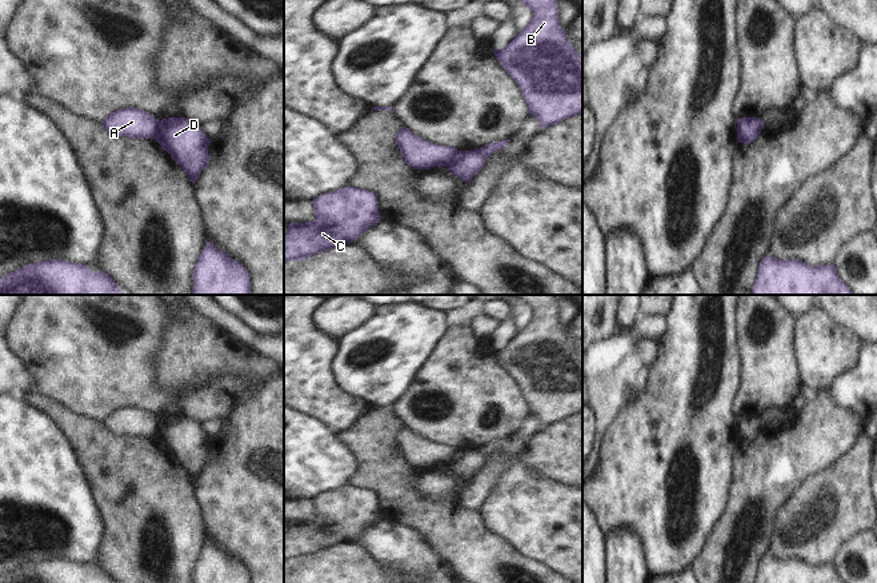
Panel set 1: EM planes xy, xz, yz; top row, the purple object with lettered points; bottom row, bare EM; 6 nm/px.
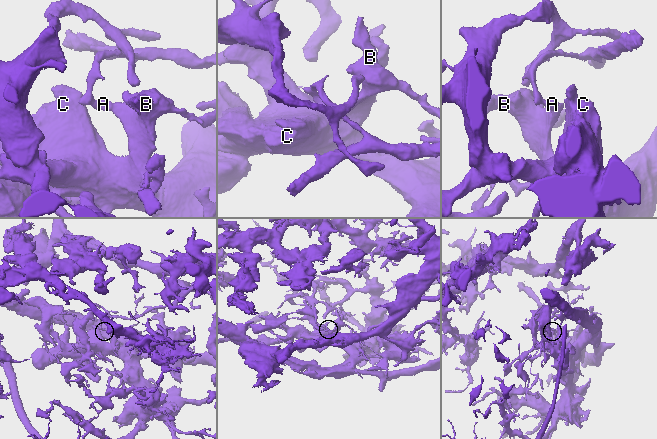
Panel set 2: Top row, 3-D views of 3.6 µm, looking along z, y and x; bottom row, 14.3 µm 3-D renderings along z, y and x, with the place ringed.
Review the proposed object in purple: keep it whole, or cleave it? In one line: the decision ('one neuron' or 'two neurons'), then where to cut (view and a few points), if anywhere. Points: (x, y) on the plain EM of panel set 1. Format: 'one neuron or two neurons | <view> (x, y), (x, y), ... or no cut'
two neurons | xy (157, 419), (153, 435)

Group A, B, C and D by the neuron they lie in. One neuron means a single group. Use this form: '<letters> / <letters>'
A / B C D

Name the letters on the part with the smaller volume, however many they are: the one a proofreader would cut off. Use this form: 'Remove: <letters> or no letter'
Remove: A

